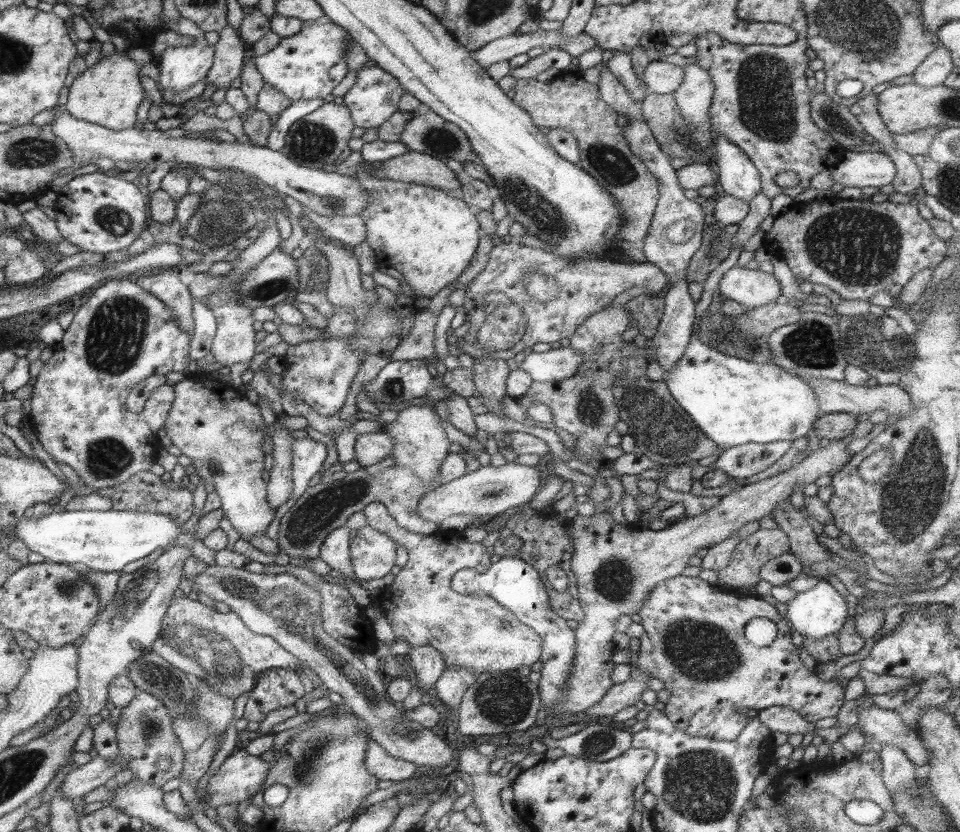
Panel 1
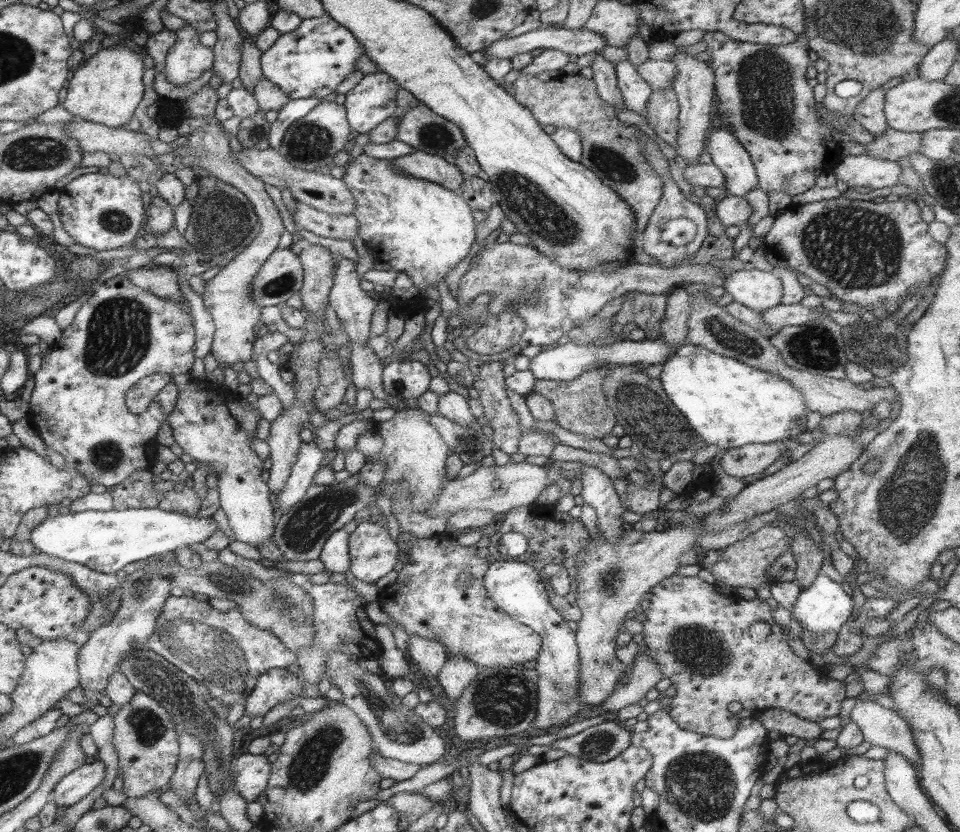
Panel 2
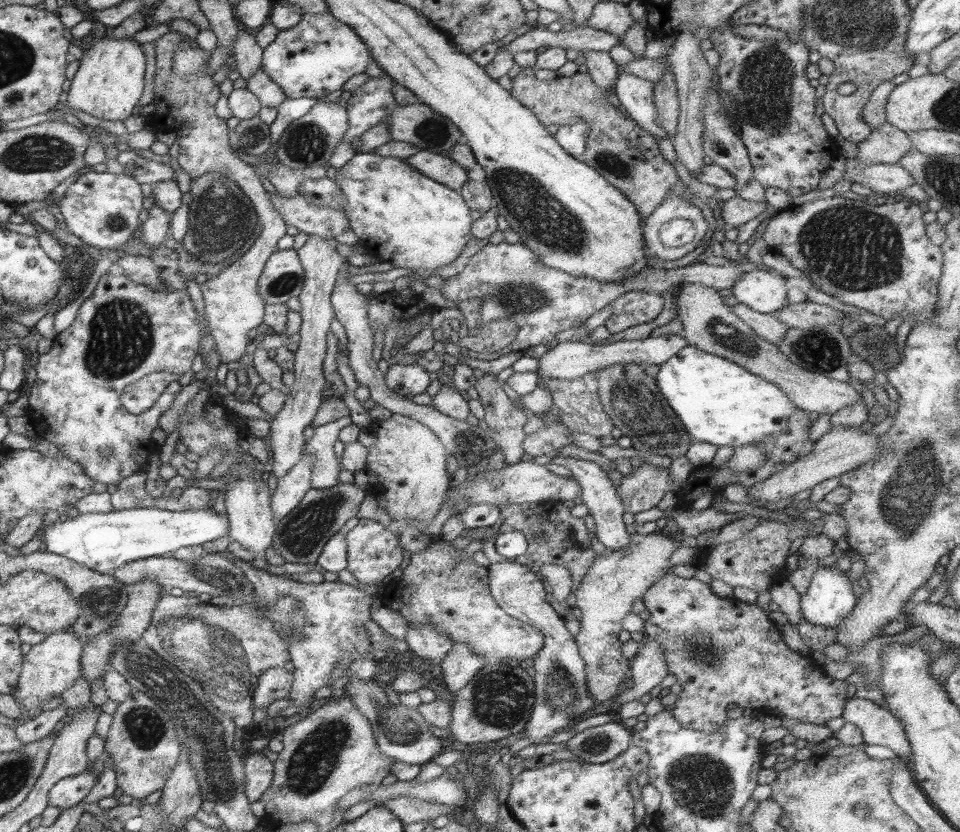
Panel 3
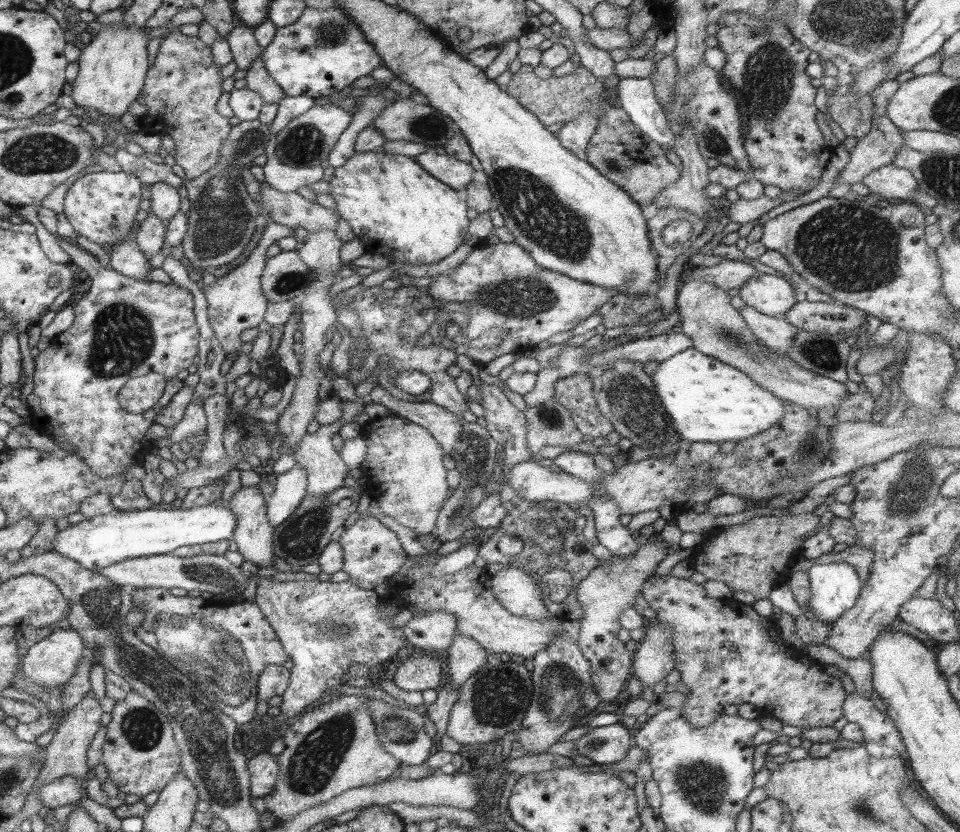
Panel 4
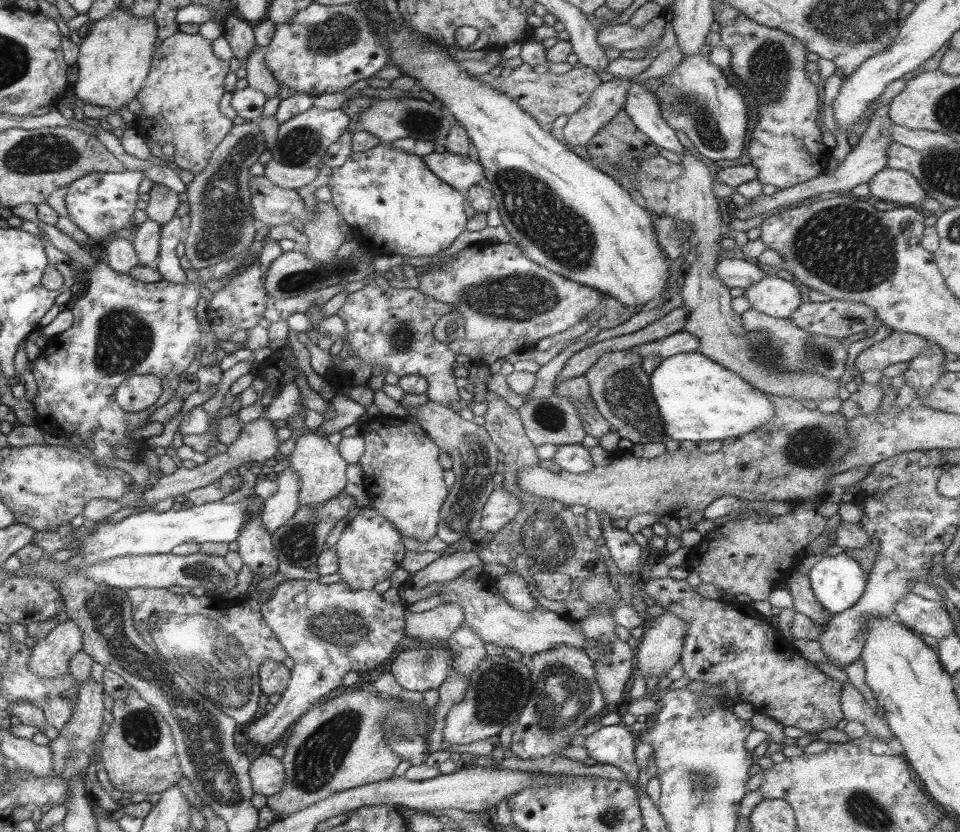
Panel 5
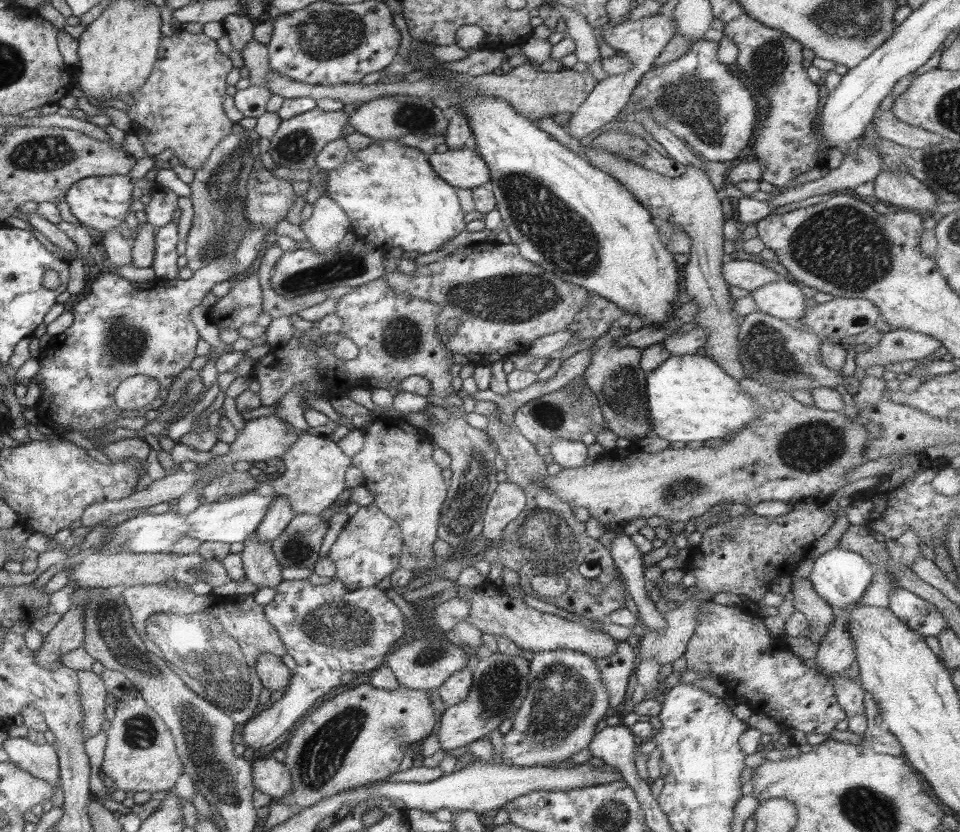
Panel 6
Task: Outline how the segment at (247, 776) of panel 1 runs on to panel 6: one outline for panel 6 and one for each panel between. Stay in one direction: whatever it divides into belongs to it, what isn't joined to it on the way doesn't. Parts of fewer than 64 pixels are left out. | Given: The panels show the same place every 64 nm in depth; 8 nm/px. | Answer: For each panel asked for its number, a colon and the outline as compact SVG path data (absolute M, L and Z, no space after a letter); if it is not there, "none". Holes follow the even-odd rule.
2: M243 754L235 756L233 768L235 772L235 786L231 788L229 796L241 794L241 798L249 804L255 802L263 792L269 788L269 776L271 776L273 760L263 754Z
3: M253 754L253 756L245 756L245 764L243 764L243 772L245 772L245 794L249 802L259 800L265 790L273 784L273 770L275 764L269 762L263 754Z
4: M257 754L247 762L247 772L251 776L251 796L265 798L275 792L279 778L279 762L271 754Z
5: M269 752L261 754L251 762L249 776L251 776L251 788L255 794L263 794L269 798L279 794L285 788L283 762L269 756Z
6: M261 756L253 762L253 786L263 794L271 796L271 800L281 800L295 792L291 770L277 762L273 756Z

